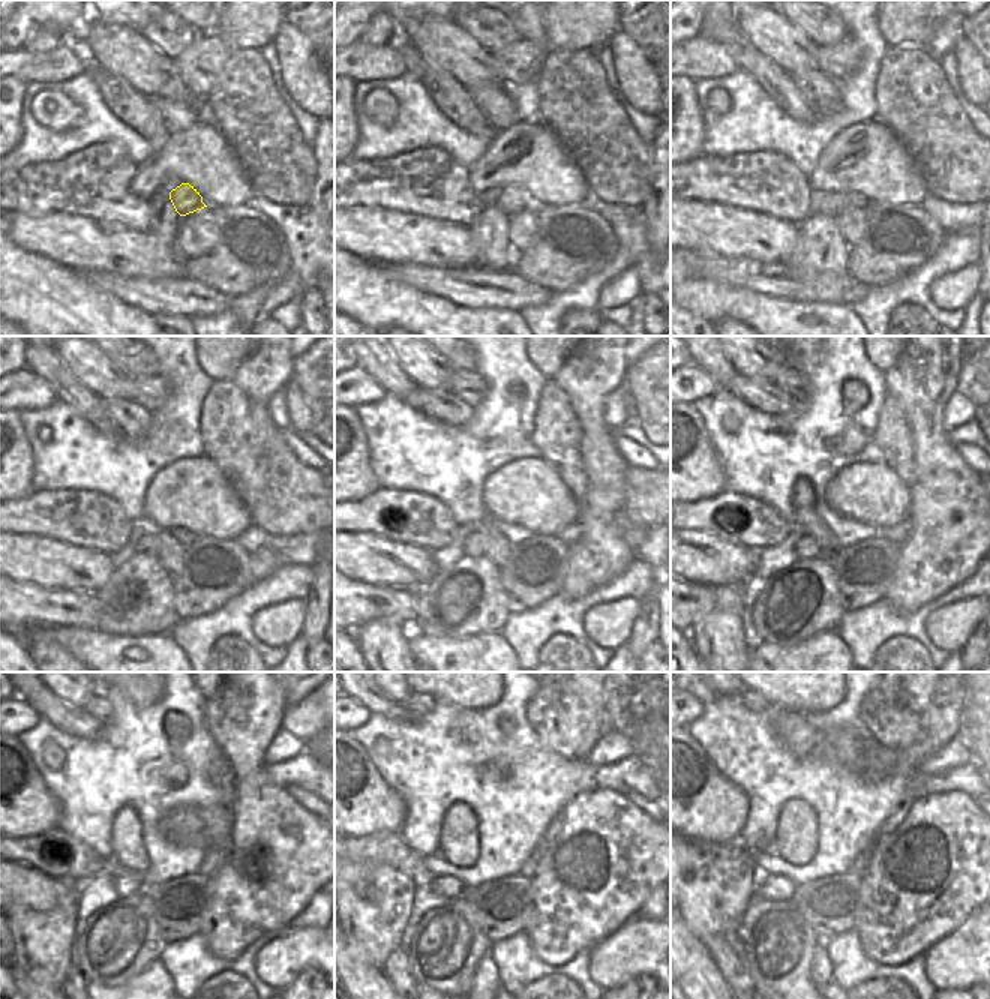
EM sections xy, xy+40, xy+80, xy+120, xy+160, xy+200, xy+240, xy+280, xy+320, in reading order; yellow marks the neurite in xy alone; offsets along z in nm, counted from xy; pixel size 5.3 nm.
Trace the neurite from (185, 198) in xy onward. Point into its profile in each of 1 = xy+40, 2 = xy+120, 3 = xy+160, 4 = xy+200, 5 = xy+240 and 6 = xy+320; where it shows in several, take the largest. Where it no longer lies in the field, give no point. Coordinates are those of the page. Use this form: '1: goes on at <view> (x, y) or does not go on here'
1: goes on at xy+40 (512, 200)
2: goes on at xy+120 (146, 537)
3: goes on at xy+160 (476, 545)
4: goes on at xy+200 (807, 546)
5: goes on at xy+240 (126, 885)
6: goes on at xy+320 (776, 888)

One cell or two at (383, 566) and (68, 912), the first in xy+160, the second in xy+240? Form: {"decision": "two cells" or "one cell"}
{"decision": "two cells"}

